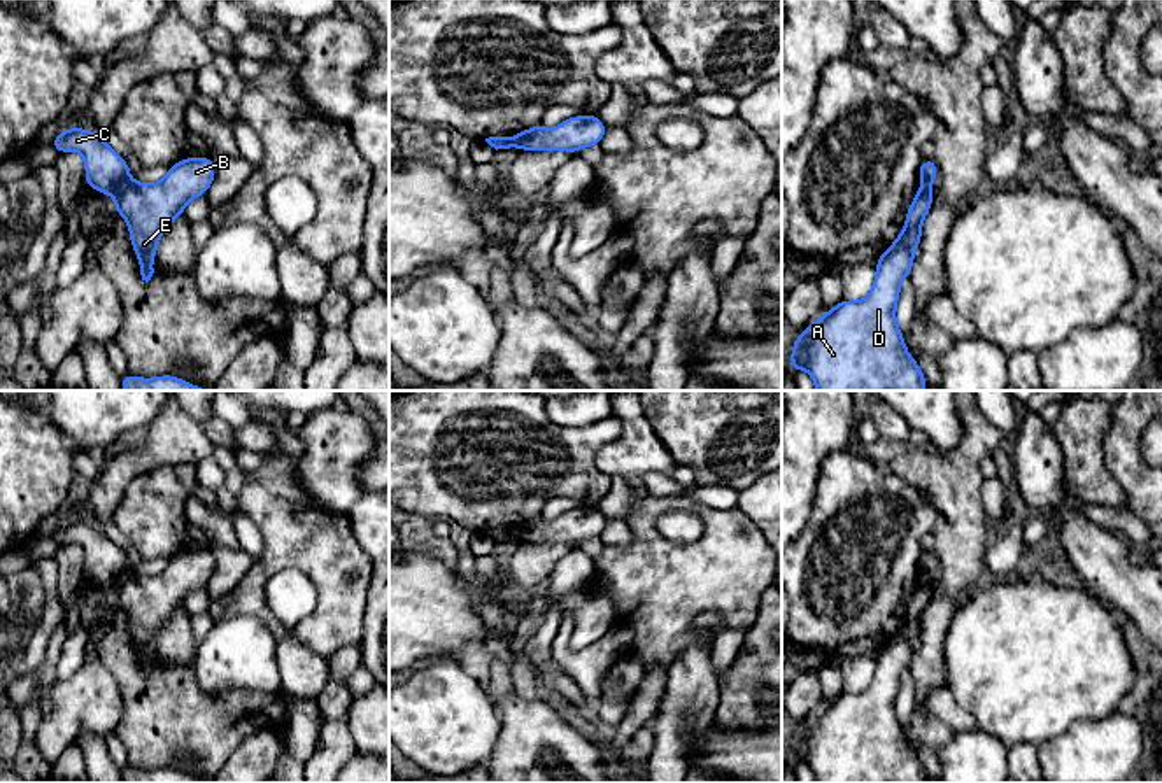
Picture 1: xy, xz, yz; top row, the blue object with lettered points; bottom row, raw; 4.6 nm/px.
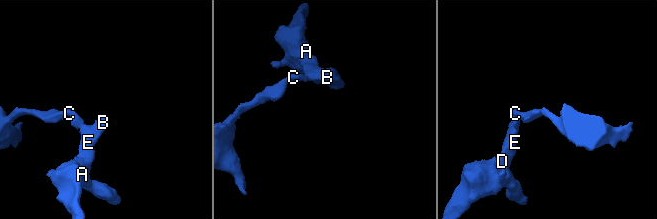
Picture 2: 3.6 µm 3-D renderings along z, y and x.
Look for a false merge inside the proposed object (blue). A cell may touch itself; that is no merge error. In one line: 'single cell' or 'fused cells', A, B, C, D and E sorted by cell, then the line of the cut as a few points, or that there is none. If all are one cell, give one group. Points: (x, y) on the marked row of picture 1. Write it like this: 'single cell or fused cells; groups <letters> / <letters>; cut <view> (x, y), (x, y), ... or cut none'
fused cells; groups A B D E / C; cut xy (130, 179), (116, 195)

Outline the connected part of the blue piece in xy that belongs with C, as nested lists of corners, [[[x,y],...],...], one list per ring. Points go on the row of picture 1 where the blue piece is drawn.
[[[72,126],[58,131],[51,145],[58,154],[81,152],[86,166],[84,182],[102,194],[117,194],[130,180],[128,163],[96,131]]]

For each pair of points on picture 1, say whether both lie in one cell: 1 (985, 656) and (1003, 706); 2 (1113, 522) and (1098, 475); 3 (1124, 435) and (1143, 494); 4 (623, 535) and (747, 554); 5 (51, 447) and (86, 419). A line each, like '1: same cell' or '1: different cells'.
1: same cell
2: different cells
3: same cell
4: different cells
5: different cells

